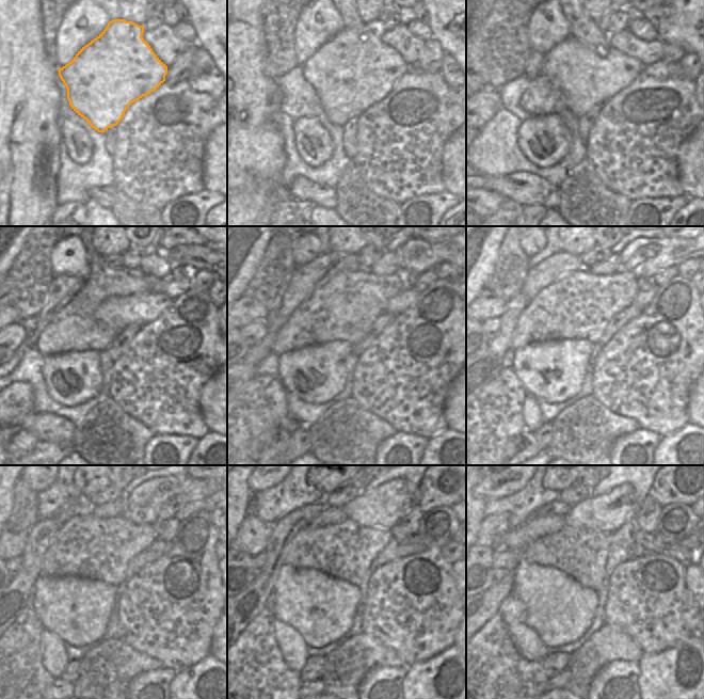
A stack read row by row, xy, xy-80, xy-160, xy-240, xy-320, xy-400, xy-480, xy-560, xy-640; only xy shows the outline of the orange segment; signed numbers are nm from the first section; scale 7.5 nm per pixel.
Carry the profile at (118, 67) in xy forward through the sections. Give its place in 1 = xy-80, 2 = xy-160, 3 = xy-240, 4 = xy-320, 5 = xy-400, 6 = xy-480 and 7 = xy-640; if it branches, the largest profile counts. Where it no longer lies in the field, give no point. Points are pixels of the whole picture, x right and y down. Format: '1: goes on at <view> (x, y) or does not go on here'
1: goes on at xy-80 (352, 70)
2: goes on at xy-160 (587, 78)
3: goes on at xy-240 (118, 313)
4: goes on at xy-320 (406, 297)
5: goes on at xy-400 (643, 298)
6: goes on at xy-480 (170, 525)
7: goes on at xy-640 (646, 520)

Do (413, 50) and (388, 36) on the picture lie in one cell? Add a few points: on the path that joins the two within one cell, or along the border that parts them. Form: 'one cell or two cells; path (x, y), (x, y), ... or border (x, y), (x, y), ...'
one cell; path (406, 49), (395, 40)

